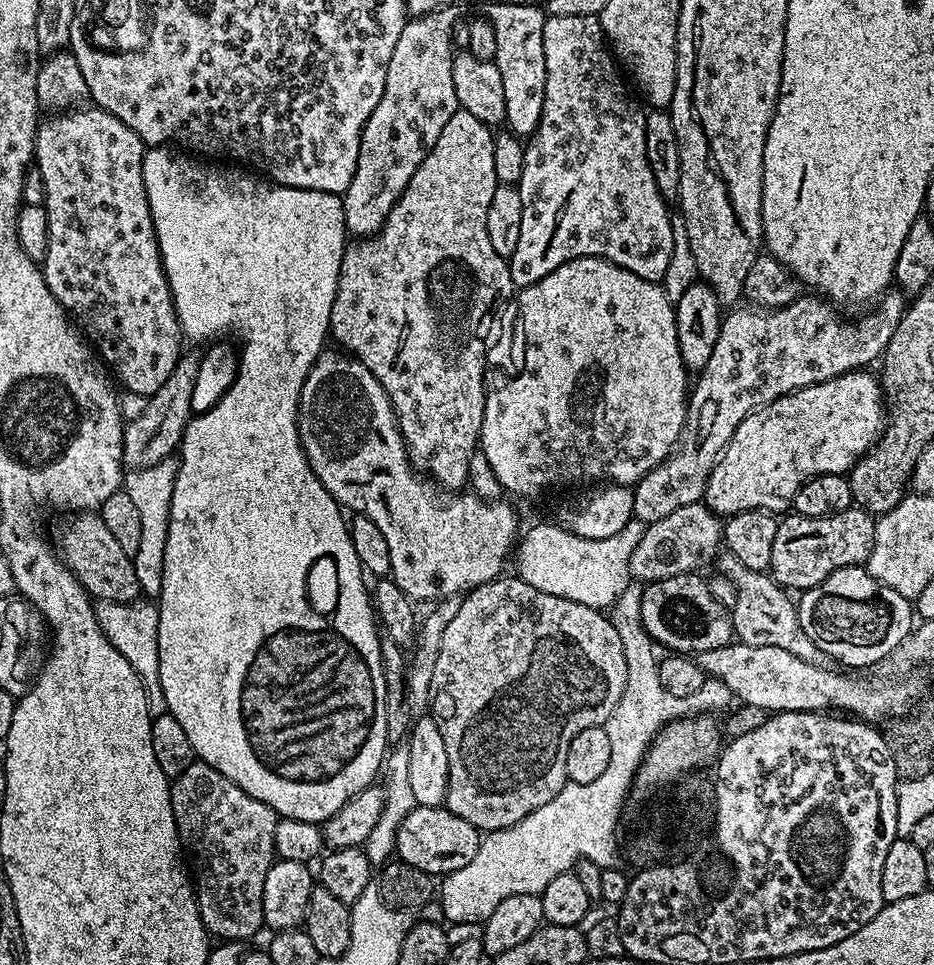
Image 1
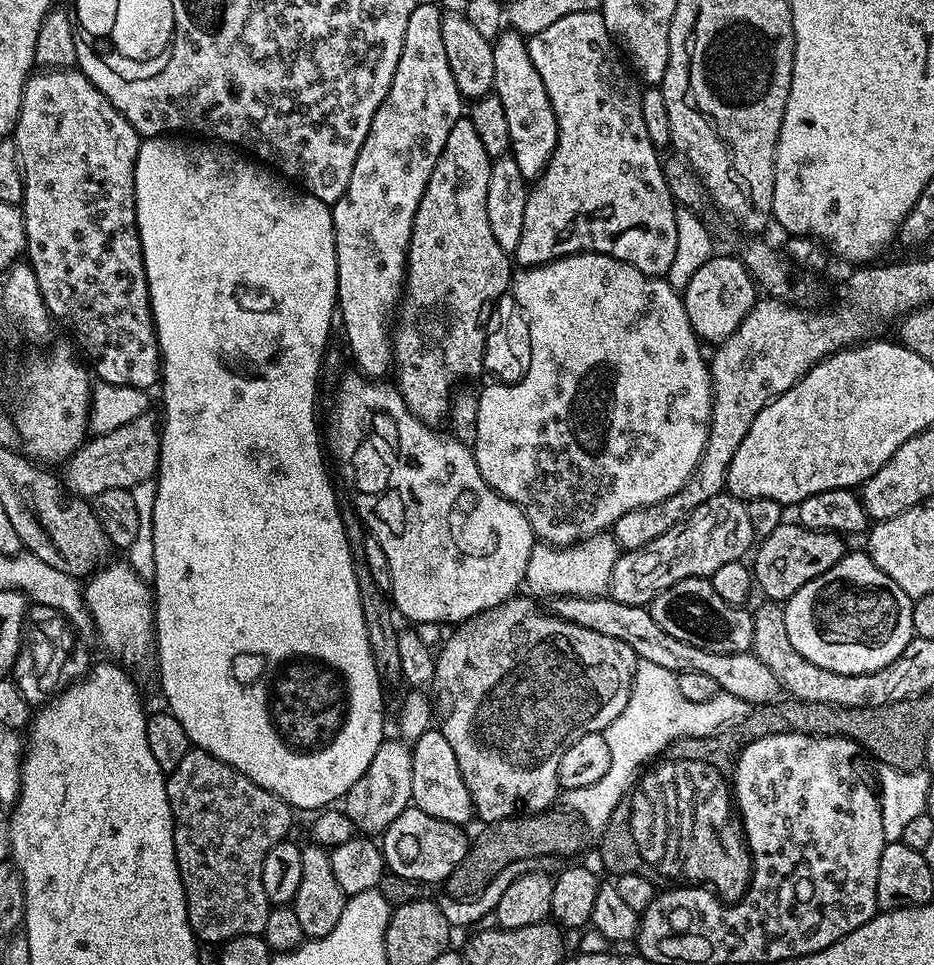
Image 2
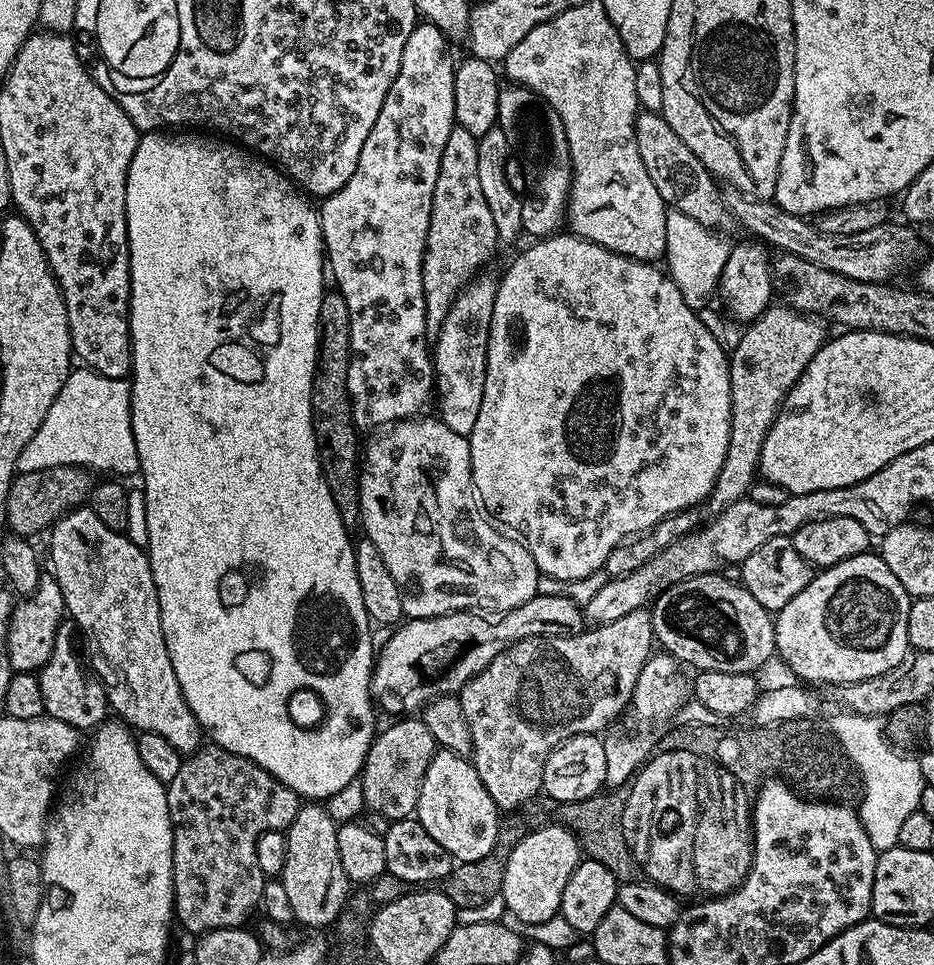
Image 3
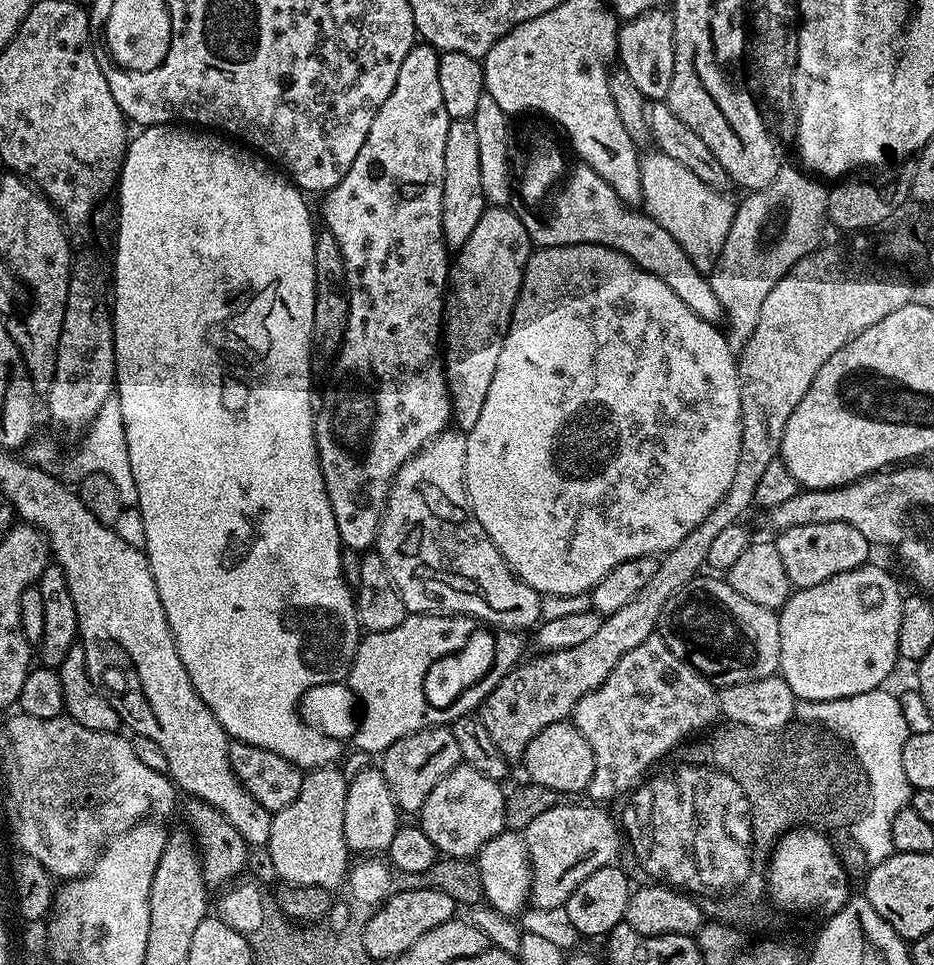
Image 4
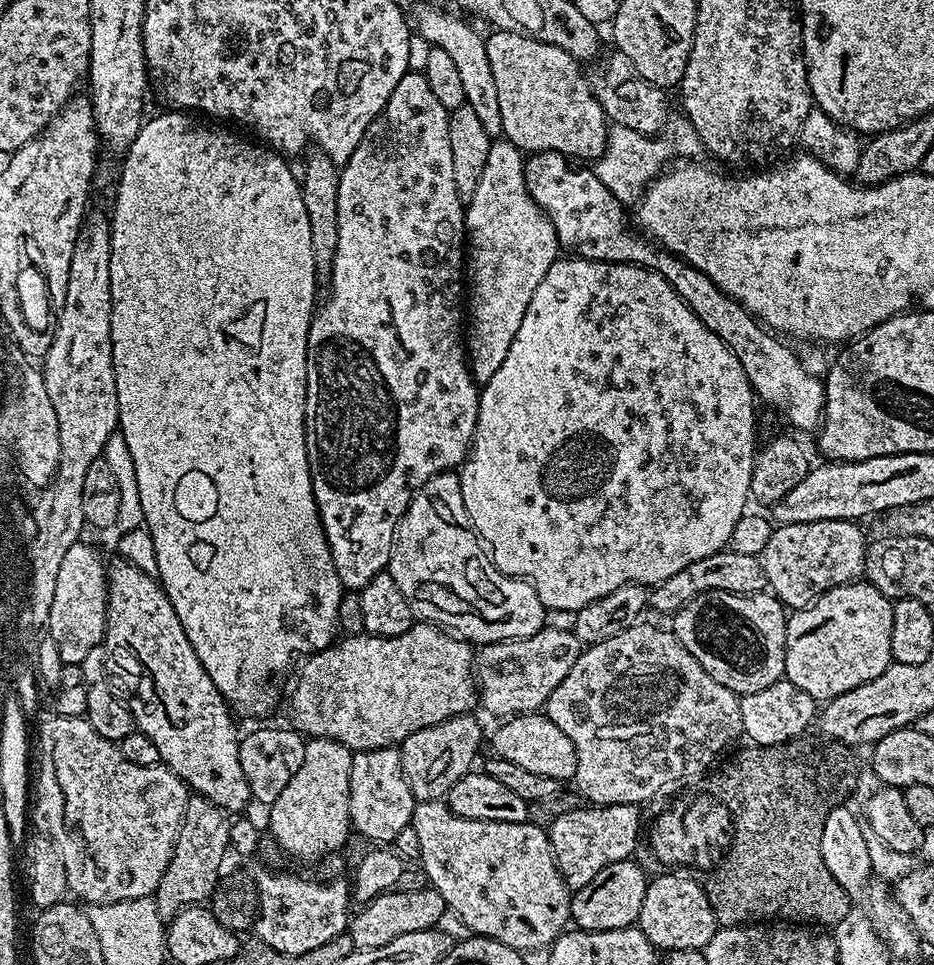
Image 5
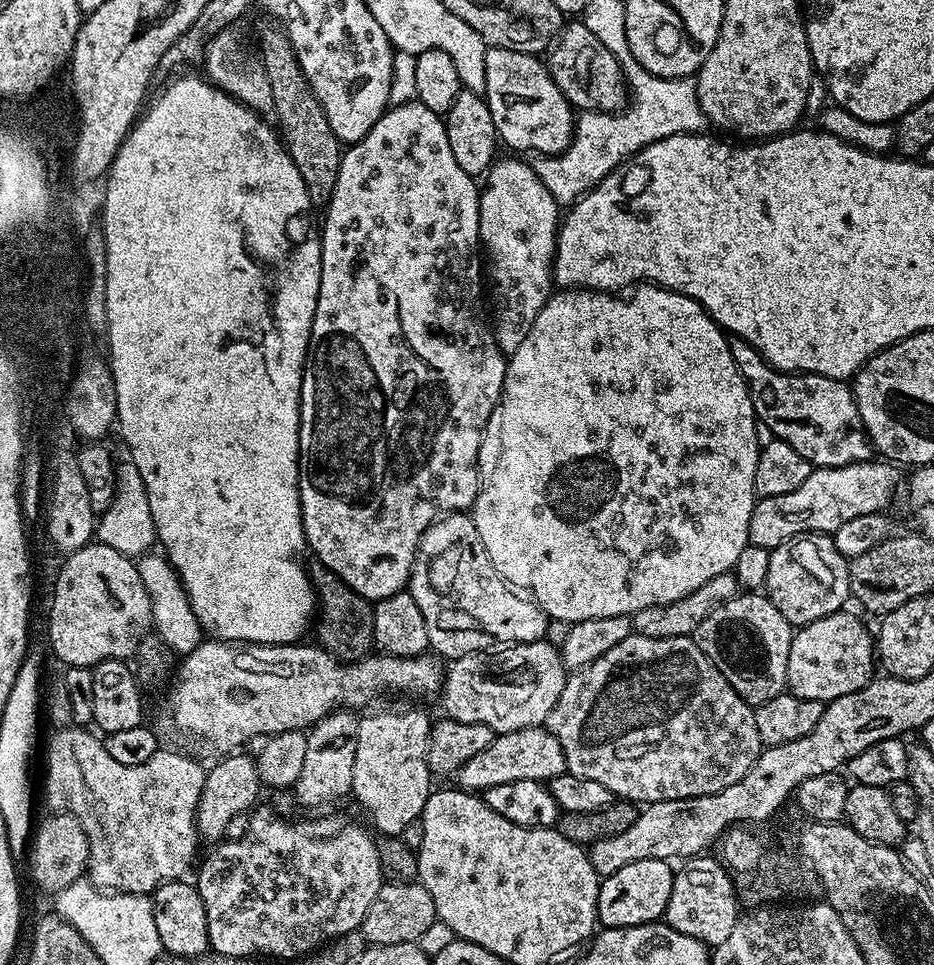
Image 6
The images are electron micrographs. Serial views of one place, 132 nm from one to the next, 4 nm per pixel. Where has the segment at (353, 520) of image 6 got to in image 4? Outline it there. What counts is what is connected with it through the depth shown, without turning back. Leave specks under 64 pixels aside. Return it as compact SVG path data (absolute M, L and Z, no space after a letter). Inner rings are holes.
M423 42L413 44L402 62L402 70L398 70L398 78L394 90L390 90L390 98L382 102L378 114L374 114L374 122L370 122L370 134L366 134L366 142L362 150L358 150L358 158L354 158L354 166L346 170L346 178L338 182L324 197L323 227L338 238L338 246L342 246L342 258L348 275L348 301L350 314L344 335L344 344L335 357L336 389L328 396L328 404L332 407L332 432L324 426L316 429L316 453L320 459L322 478L326 482L326 494L330 498L330 510L334 510L334 522L338 526L340 542L344 548L353 548L363 553L376 543L376 533L380 531L380 518L384 515L384 505L388 502L388 494L392 490L398 470L411 456L416 456L427 444L431 444L441 432L449 427L452 420L452 403L448 397L448 384L444 380L444 361L442 359L442 325L444 322L444 301L450 287L448 274L450 271L450 249L442 234L442 175L440 174L440 99L442 90L438 86L438 62L440 52L432 45Z

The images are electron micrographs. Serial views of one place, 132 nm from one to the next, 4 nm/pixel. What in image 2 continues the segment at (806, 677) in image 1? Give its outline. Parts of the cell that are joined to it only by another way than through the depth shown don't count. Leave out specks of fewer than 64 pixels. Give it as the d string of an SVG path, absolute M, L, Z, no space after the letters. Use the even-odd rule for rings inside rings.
M558 596L549 599L547 611L562 618L566 622L574 622L574 626L586 626L586 630L594 630L594 634L602 634L606 638L618 638L618 642L626 642L630 650L641 660L655 662L665 670L677 674L686 670L695 670L714 678L717 689L726 694L734 694L734 698L742 698L749 706L771 704L778 696L778 685L770 666L766 666L751 651L734 654L714 654L710 650L701 650L698 646L690 646L690 642L678 642L671 634L666 634L658 622L654 622L651 611L642 604L623 604L613 600L611 596Z

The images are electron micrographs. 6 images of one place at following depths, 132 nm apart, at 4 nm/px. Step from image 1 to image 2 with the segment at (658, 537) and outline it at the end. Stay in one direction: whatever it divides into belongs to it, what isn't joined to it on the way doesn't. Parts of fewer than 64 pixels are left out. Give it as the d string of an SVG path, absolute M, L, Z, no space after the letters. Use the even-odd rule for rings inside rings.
M727 491L719 492L710 502L702 502L685 520L666 530L662 538L654 538L654 542L633 552L621 551L610 574L607 595L623 604L651 605L659 592L686 578L711 578L727 564L743 561L748 547L749 552L753 547L752 540L754 544L745 501L728 495Z

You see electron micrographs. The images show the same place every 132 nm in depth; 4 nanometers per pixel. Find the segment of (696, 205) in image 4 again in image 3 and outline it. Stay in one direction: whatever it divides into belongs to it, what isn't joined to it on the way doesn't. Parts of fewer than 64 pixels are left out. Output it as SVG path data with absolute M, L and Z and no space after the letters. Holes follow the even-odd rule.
M669 211L666 218L666 250L663 259L668 260L667 275L672 277L674 286L678 286L678 294L682 294L682 298L686 302L686 306L690 306L696 313L703 313L703 308L711 302L712 296L717 295L720 275L723 266L726 264L728 251L730 249L729 242L719 232L712 232L706 226L702 226L702 222L696 222L694 218L686 218L686 214L681 212Z

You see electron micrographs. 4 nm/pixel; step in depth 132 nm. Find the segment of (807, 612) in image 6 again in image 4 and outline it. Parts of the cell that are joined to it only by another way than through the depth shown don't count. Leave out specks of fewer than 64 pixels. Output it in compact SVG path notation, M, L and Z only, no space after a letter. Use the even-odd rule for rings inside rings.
M814 522L810 526L790 526L775 537L774 543L778 554L782 554L782 562L786 562L790 582L796 590L818 586L834 578L834 574L862 568L869 563L868 540L846 522Z

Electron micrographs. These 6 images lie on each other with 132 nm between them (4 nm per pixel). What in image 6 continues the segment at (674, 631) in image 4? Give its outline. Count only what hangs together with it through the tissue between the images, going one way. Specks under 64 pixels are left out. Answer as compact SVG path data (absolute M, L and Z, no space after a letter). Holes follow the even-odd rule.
M737 594L709 611L694 639L736 693L747 704L759 706L785 691L793 635L793 625L782 618L778 606L767 595Z

